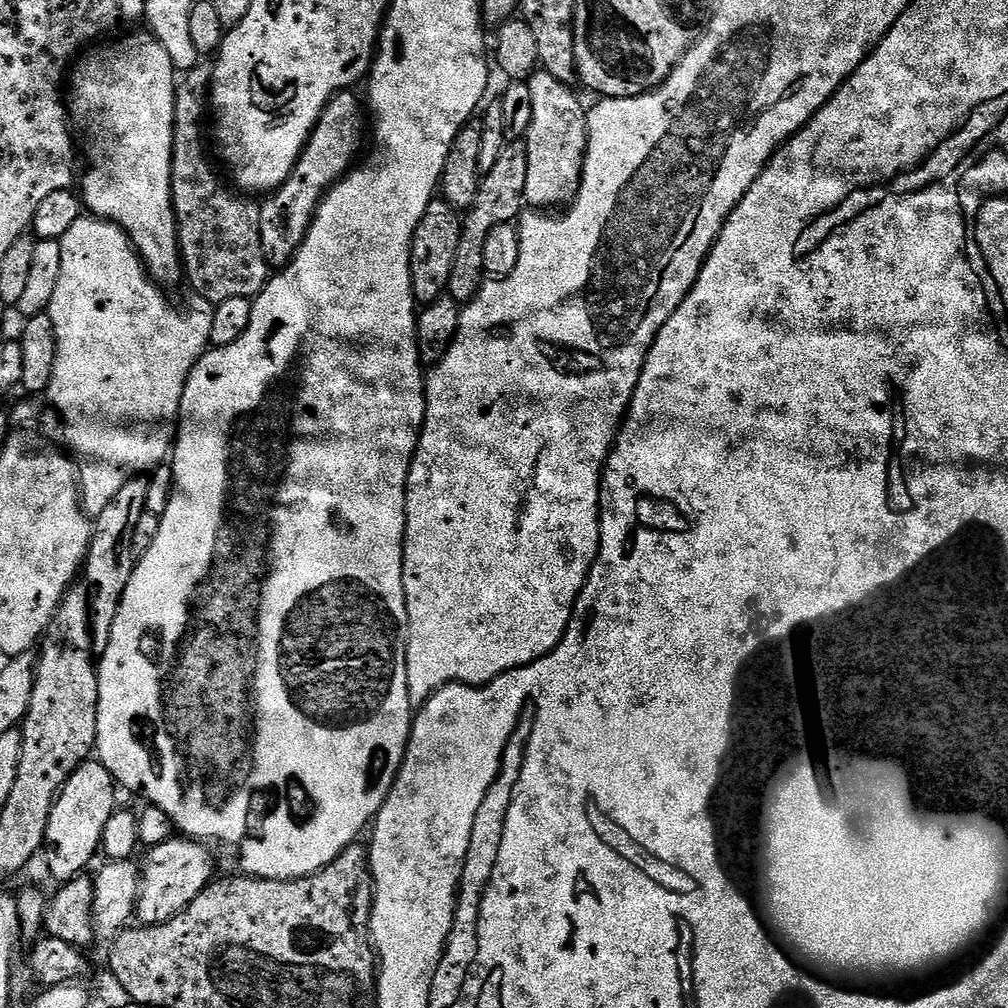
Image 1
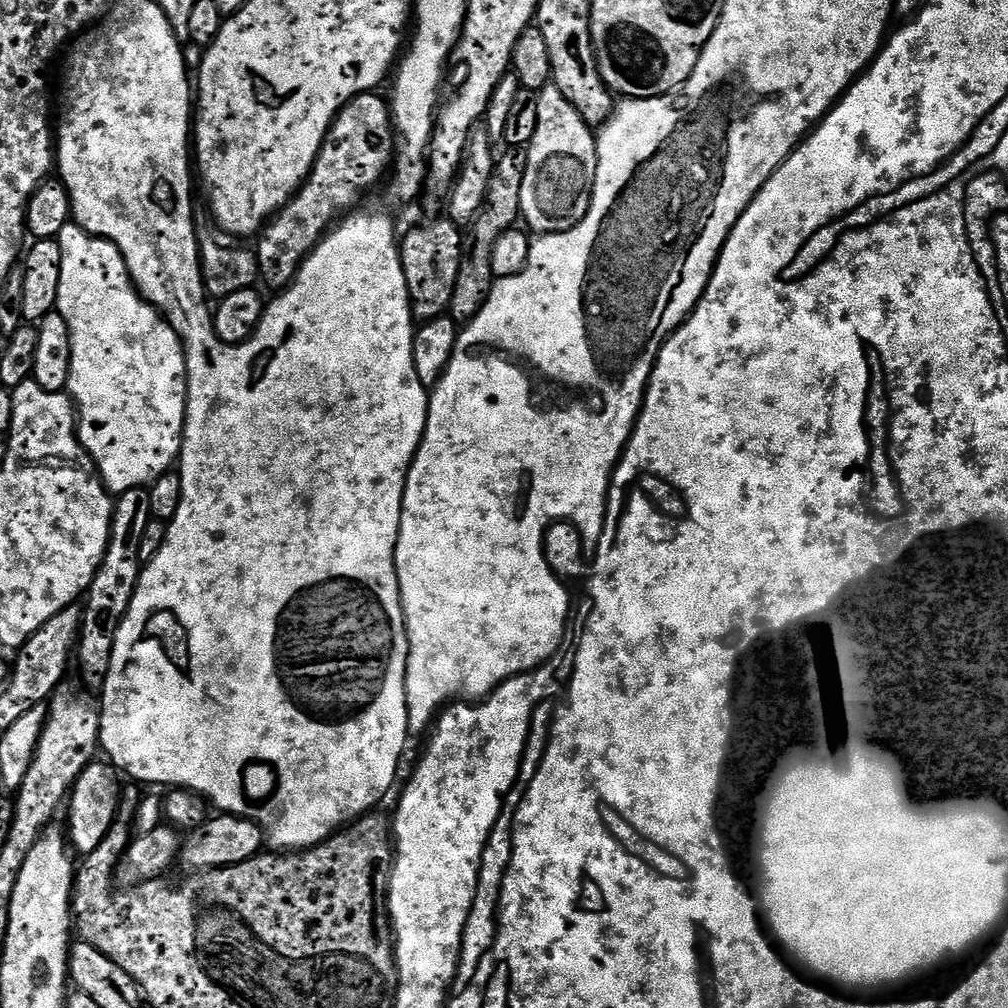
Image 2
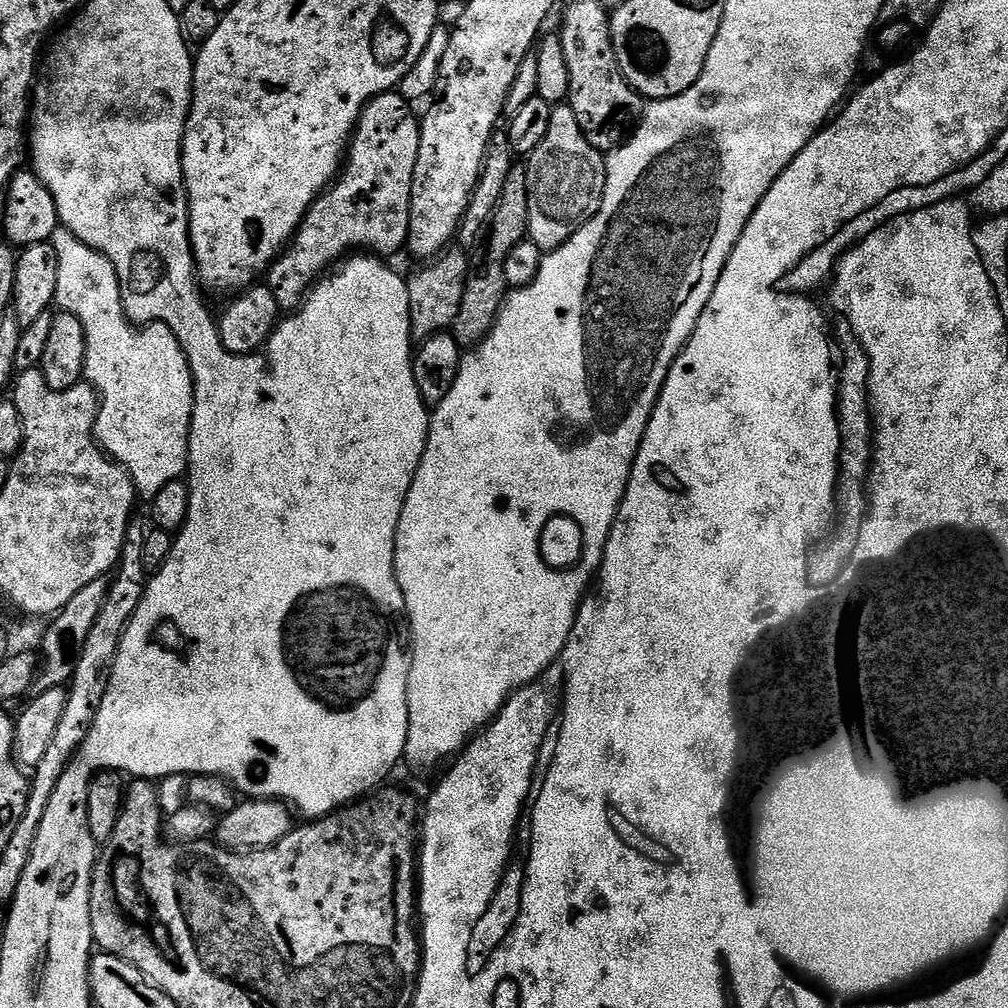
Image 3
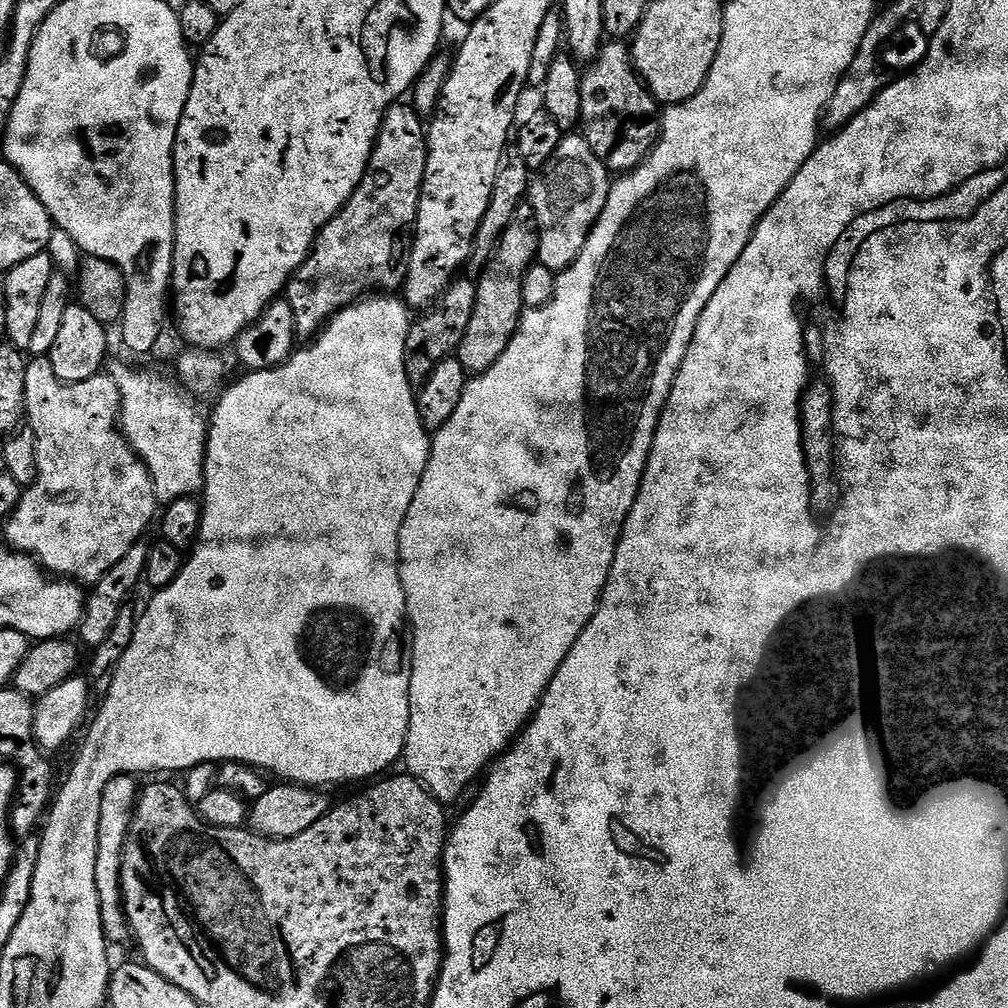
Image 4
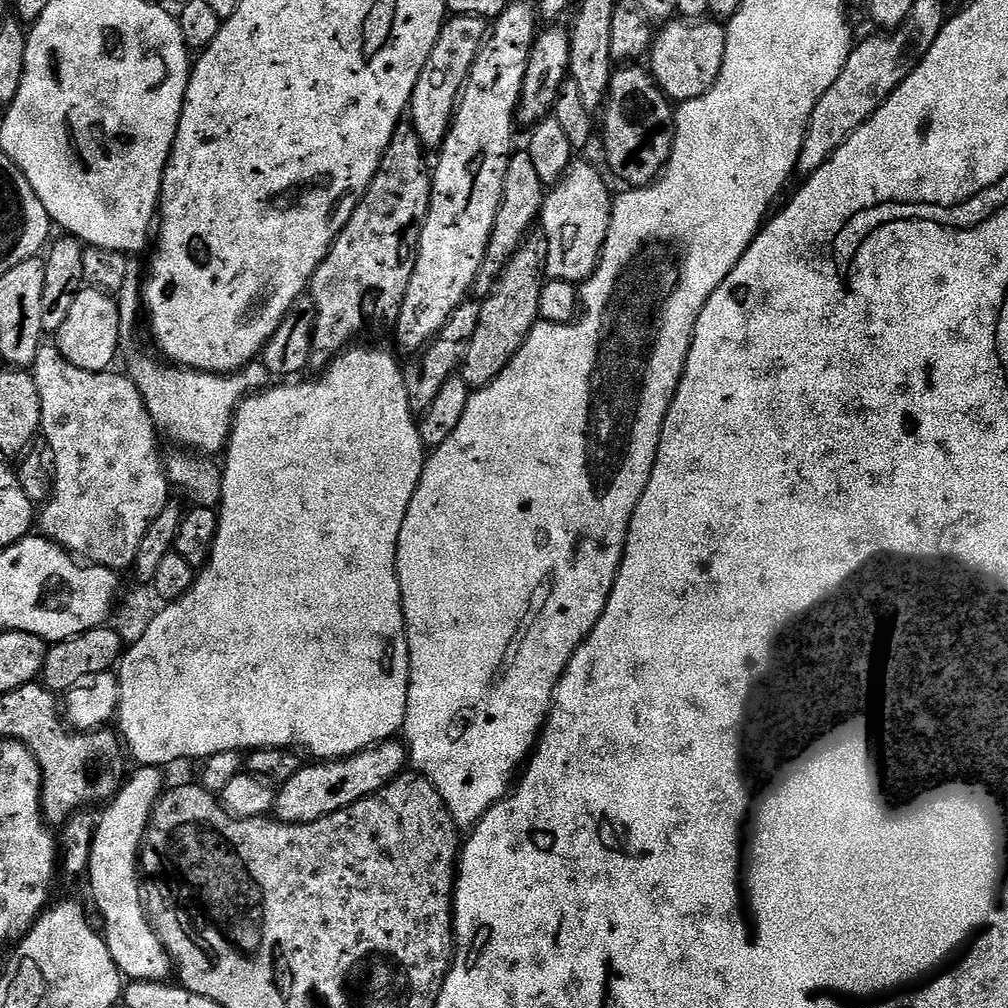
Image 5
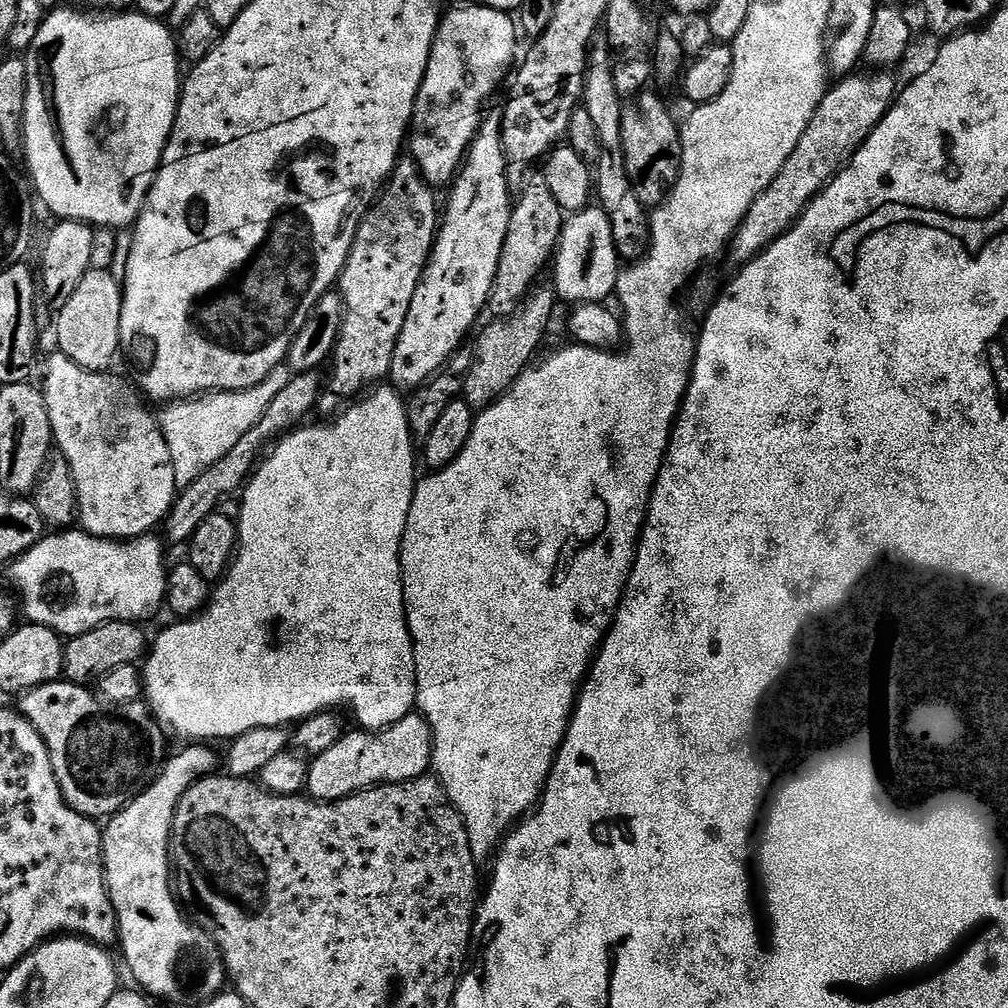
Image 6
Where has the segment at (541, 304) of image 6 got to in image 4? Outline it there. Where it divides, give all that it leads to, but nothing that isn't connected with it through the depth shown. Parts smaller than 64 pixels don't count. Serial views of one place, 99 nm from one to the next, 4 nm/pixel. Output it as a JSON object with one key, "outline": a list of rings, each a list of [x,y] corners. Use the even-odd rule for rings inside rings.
{"outline":[[[525,202],[506,226],[502,238],[496,242],[494,254],[478,277],[474,314],[471,315],[470,326],[466,326],[466,334],[454,353],[470,374],[490,370],[490,366],[498,362],[498,358],[510,344],[510,338],[515,334],[520,318],[526,311],[523,279],[526,278],[528,268],[537,259],[539,250],[540,227],[536,225],[536,211],[531,203]]]}

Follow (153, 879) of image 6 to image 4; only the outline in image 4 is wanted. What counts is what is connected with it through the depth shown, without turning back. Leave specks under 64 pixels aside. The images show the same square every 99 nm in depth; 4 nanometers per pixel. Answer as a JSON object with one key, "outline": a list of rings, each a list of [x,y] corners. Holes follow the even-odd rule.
{"outline":[[[132,774],[116,776],[104,788],[102,802],[98,805],[96,817],[96,833],[98,834],[98,858],[94,866],[94,878],[98,882],[98,898],[102,910],[102,926],[104,935],[113,945],[129,939],[130,929],[126,923],[124,905],[120,894],[120,855],[124,853],[124,843],[132,814],[138,799],[137,777]]]}

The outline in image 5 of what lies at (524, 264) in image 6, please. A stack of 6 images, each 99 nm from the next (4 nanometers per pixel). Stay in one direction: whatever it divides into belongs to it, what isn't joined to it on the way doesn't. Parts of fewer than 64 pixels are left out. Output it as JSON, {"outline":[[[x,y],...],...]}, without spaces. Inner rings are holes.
{"outline":[[[527,150],[513,151],[508,158],[506,174],[502,182],[502,202],[498,206],[498,214],[494,218],[494,230],[490,234],[490,242],[486,246],[486,258],[476,275],[474,296],[482,302],[494,287],[494,274],[499,274],[508,265],[510,258],[520,249],[532,227],[537,227],[540,218],[540,209],[544,207],[546,185],[542,178],[538,178],[538,170],[534,167],[534,161],[530,159]]]}

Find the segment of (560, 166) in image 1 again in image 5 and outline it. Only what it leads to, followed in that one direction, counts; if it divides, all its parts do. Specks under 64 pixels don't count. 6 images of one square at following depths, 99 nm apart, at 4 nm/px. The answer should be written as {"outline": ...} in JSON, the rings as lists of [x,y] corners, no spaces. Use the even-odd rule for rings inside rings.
{"outline":[[[580,158],[573,159],[564,171],[564,177],[547,189],[539,223],[542,228],[544,224],[542,235],[548,244],[544,267],[551,279],[580,286],[592,277],[610,230],[613,199],[613,193],[608,193],[608,184],[600,177],[599,170]]]}

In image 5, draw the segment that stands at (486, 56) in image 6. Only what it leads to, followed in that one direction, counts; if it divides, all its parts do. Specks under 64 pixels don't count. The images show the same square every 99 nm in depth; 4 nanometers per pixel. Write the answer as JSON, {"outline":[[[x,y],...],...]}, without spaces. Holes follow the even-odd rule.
{"outline":[[[453,15],[445,19],[444,28],[438,34],[438,42],[434,42],[434,50],[430,50],[426,66],[422,66],[418,86],[414,86],[412,95],[410,123],[425,149],[436,150],[444,143],[448,125],[452,123],[452,113],[456,110],[464,83],[474,66],[474,58],[478,58],[478,50],[486,39],[484,24],[485,21],[479,16]]]}

